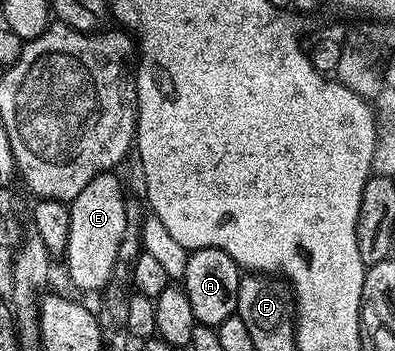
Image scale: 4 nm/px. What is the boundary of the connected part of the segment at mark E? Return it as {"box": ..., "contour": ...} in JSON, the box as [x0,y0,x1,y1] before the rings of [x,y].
{"box":[63,173,127,292],"contour":[[[113,173],[91,177],[83,193],[69,204],[71,233],[63,262],[69,266],[69,279],[85,291],[100,292],[108,283],[114,268],[119,241],[127,227],[126,193]]]}

